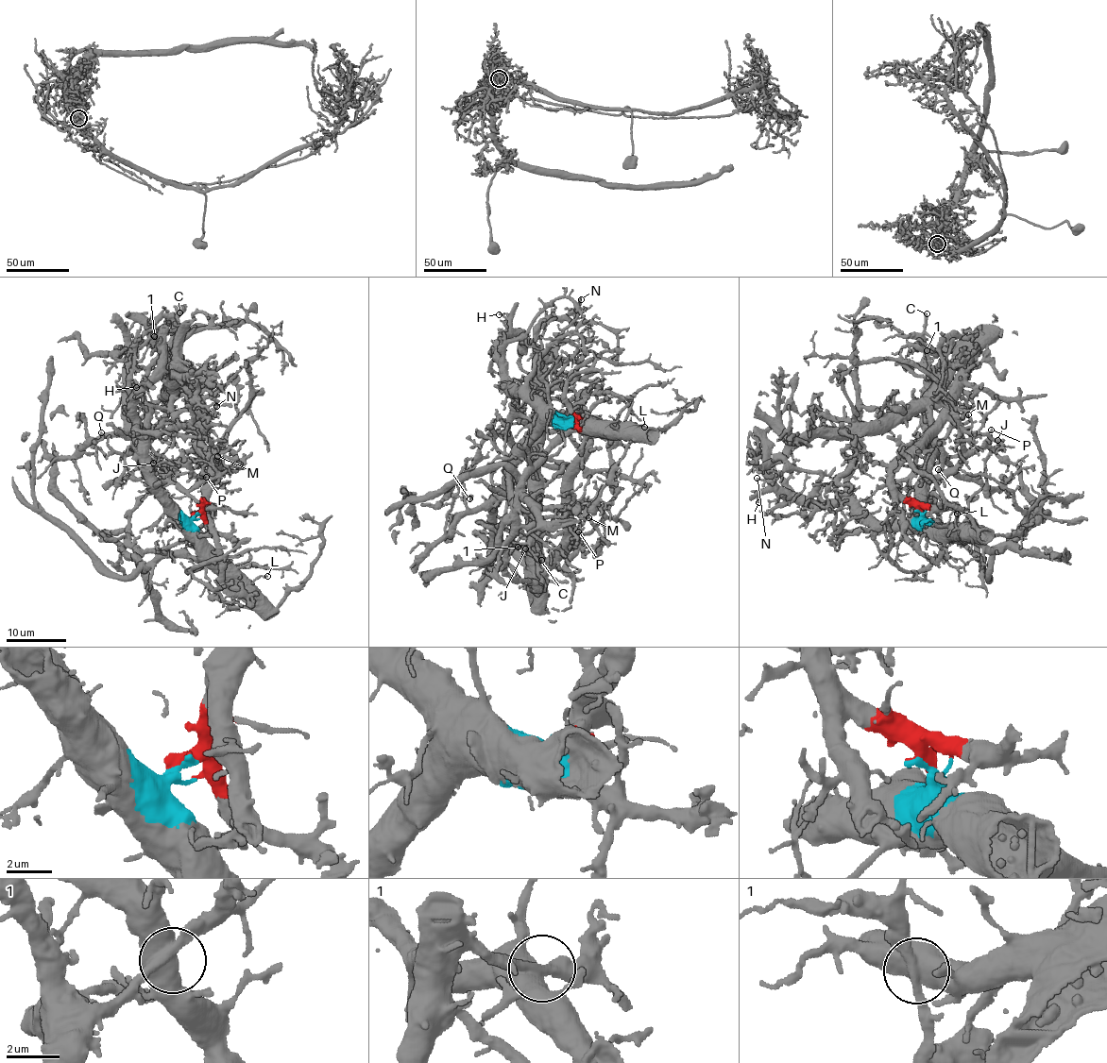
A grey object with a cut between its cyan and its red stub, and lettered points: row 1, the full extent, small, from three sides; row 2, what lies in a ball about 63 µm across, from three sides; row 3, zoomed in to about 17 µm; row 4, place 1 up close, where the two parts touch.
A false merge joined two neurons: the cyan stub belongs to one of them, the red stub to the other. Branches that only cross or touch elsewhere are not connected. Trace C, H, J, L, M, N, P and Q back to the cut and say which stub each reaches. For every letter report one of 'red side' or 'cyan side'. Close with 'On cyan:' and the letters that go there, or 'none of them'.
C: cyan side
H: cyan side
J: cyan side
L: cyan side
M: cyan side
N: cyan side
P: cyan side
Q: cyan side
On cyan: C, H, J, L, M, N, P, Q

